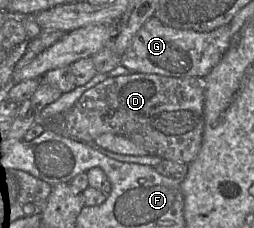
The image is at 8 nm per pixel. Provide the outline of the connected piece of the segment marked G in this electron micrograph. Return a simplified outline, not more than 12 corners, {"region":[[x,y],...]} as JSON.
{"region":[[152,16],[122,57],[132,72],[207,76],[230,24],[175,29]]}

